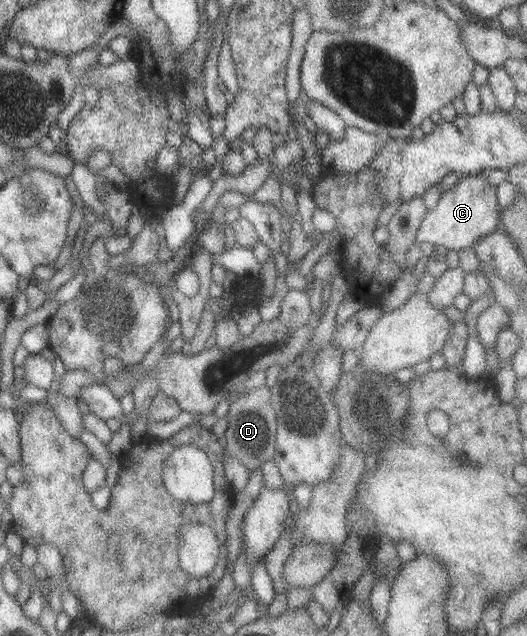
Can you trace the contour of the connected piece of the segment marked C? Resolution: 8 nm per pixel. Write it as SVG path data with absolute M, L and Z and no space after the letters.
M468 173L460 176L455 184L442 191L436 205L427 210L416 230L414 242L419 244L426 241L434 248L442 245L448 252L457 252L470 248L476 240L498 231L500 206L496 202L494 192L495 188L479 174Z

